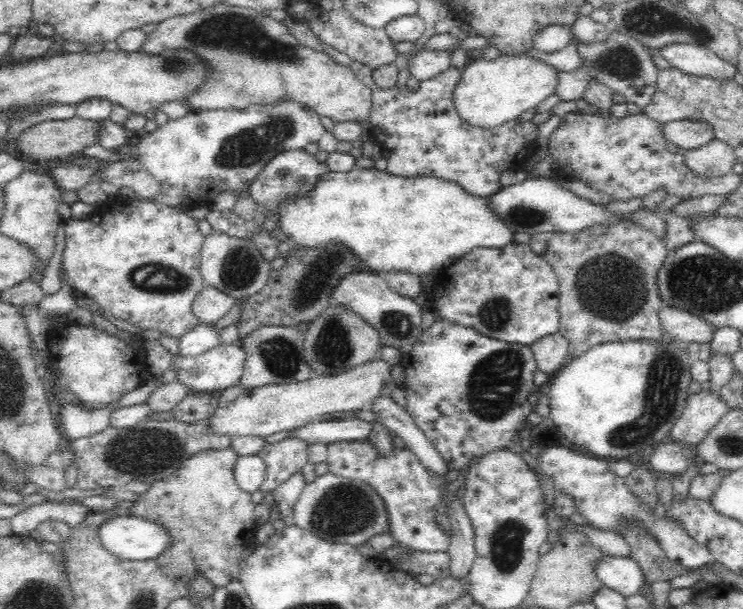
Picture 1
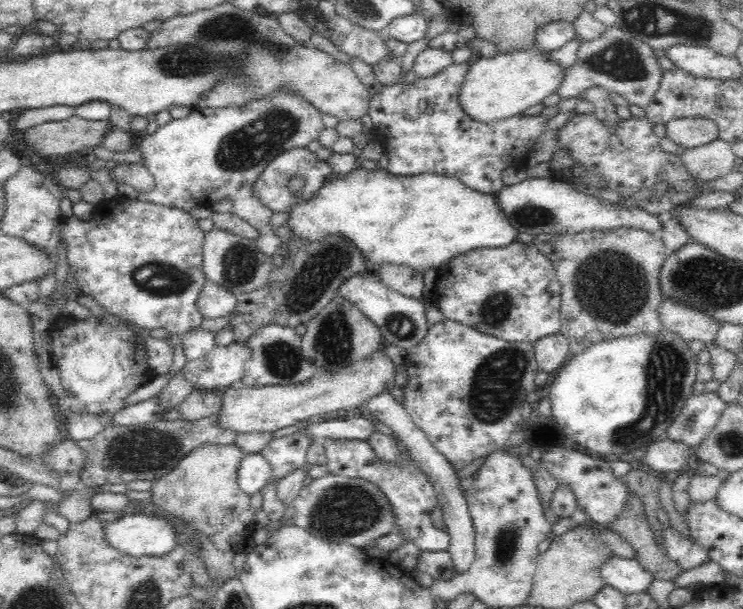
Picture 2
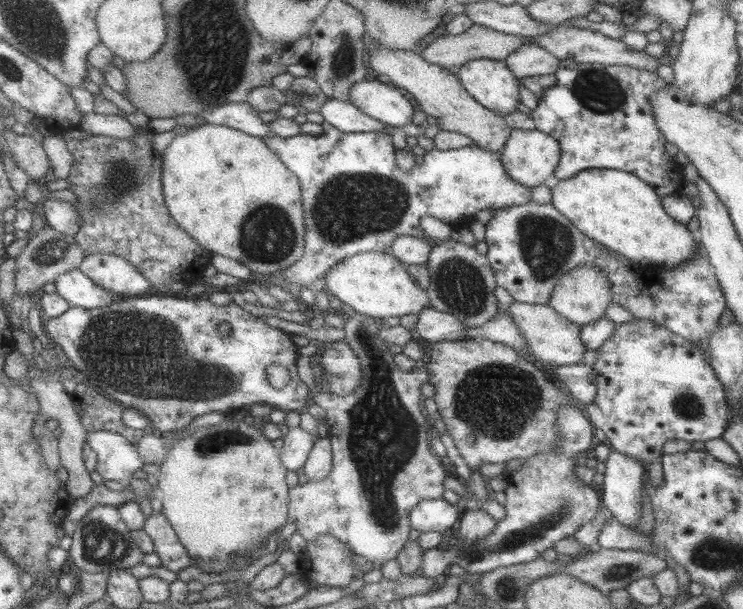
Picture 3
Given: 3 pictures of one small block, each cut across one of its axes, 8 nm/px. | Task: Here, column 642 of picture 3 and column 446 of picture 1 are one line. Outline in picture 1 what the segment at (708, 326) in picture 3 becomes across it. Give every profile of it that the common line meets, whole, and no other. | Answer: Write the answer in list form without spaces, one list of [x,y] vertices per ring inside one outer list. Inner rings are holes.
[[[514,241],[506,244],[502,248],[482,248],[476,247],[464,254],[464,256],[454,258],[451,263],[445,266],[441,272],[444,274],[442,282],[438,284],[440,295],[434,296],[432,308],[439,314],[440,318],[450,322],[455,322],[460,326],[467,326],[477,330],[480,334],[502,340],[504,342],[514,342],[516,344],[528,344],[540,340],[542,337],[559,332],[559,284],[551,264],[548,264],[541,256],[538,256],[532,249],[529,243],[516,243]]]

